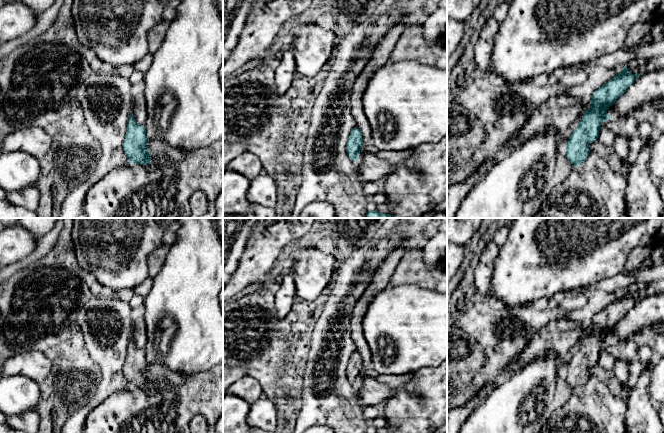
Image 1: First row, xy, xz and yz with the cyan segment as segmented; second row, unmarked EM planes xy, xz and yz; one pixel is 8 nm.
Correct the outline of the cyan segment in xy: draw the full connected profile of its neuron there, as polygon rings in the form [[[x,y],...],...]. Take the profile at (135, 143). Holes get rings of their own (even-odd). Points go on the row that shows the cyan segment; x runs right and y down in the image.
[[[131,112],[123,142],[123,150],[129,163],[147,165],[151,162],[152,157],[147,148],[148,140],[144,125],[138,124]]]

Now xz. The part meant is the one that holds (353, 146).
[[[354,127],[350,132],[348,141],[346,143],[346,153],[351,160],[357,162],[362,147],[362,143],[362,133],[357,127]]]

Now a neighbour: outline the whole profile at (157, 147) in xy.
[[[149,138],[148,152],[157,157],[165,157],[171,163],[176,163],[184,158],[180,149],[175,149],[159,138]]]

